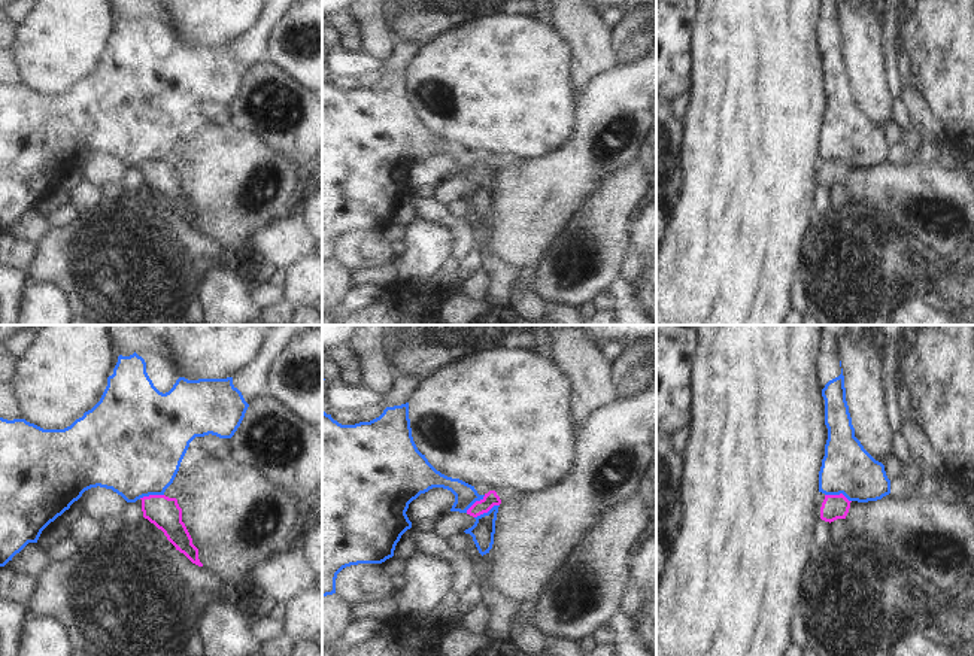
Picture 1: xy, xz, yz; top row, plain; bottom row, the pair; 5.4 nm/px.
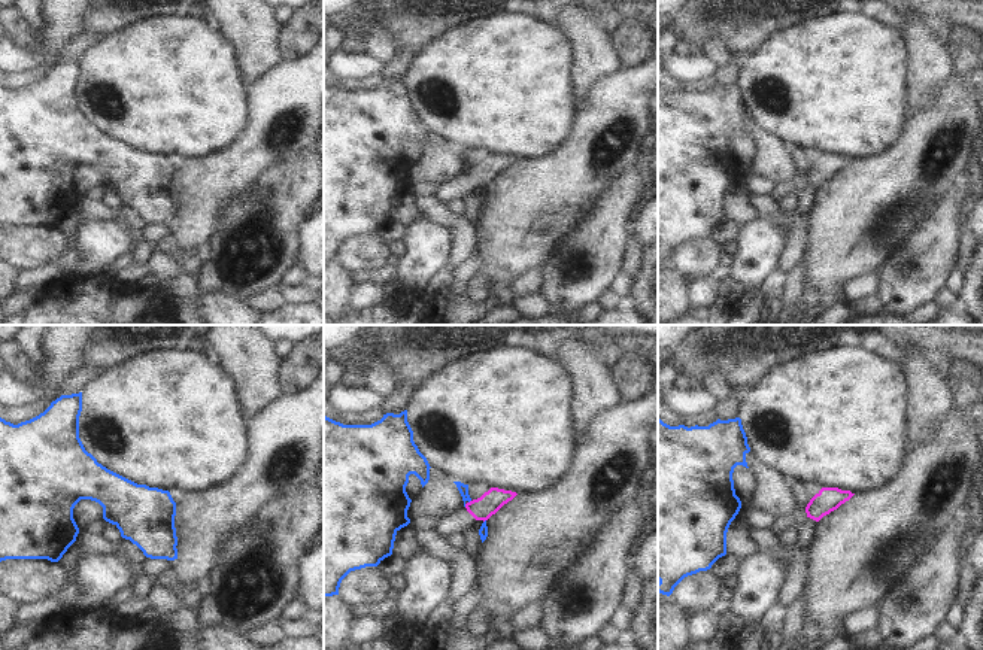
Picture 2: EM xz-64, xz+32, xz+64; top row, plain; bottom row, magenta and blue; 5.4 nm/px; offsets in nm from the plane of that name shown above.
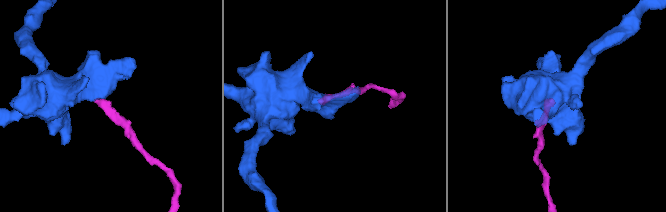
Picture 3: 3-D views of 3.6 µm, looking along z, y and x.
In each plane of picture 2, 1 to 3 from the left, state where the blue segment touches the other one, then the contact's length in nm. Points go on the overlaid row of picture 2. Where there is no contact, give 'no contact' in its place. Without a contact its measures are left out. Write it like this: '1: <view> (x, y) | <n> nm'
1: no contact
2: no contact
3: no contact

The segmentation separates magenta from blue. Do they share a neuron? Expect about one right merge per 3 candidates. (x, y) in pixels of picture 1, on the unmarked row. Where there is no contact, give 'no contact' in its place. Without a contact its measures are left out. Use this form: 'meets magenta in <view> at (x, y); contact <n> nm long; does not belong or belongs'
meets magenta in yz at (840, 160); contact 150 nm long; does not belong

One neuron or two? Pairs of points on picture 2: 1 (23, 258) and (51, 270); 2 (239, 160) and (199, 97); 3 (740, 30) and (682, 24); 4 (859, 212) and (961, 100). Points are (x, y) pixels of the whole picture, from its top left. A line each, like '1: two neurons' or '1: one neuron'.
1: two neurons
2: two neurons
3: one neuron
4: one neuron

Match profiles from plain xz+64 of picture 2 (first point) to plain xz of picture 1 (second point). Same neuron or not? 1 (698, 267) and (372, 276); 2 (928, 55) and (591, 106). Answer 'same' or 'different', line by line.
1: different
2: different

